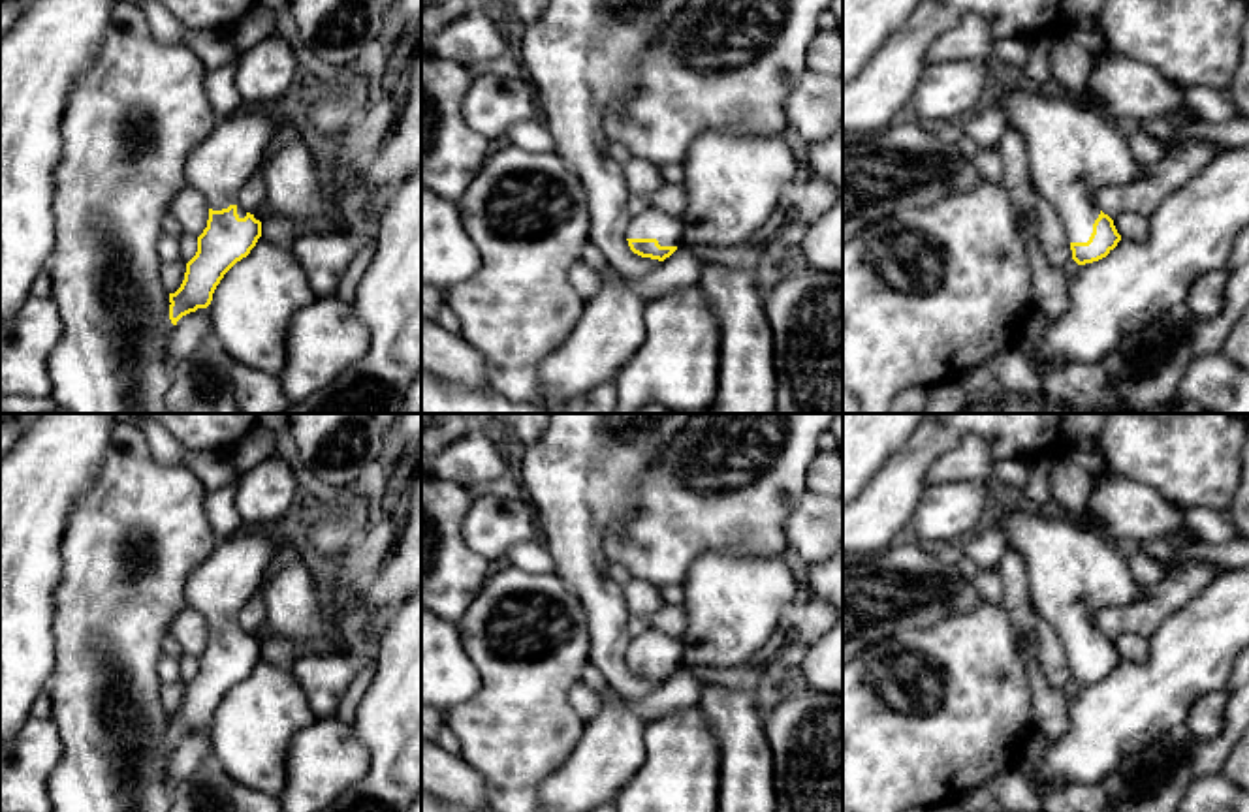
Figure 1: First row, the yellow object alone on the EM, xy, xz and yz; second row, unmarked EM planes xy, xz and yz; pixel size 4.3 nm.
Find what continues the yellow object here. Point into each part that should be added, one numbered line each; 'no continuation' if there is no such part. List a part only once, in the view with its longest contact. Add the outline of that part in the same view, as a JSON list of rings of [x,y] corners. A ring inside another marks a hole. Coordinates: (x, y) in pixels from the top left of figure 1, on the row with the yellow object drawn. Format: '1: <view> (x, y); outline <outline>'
1: xz (666, 228); outline [[[653,207],[632,216],[626,227],[626,239],[656,239],[660,246],[679,246],[681,233],[681,214],[670,214]]]

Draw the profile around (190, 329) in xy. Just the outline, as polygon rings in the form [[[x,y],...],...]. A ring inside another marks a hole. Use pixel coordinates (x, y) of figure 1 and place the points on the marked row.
[[[209,306],[182,316],[169,333],[167,368],[169,372],[213,333]]]

